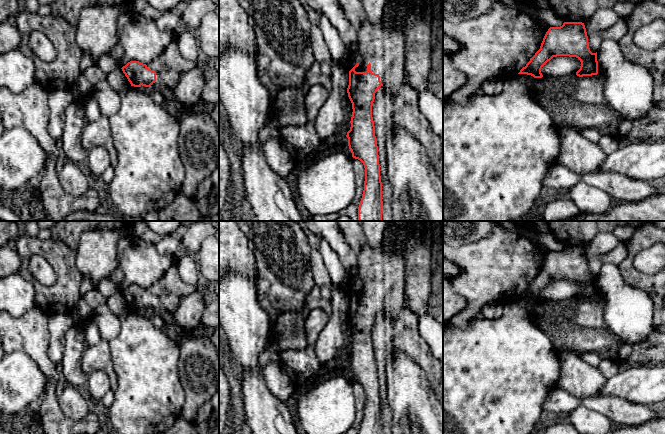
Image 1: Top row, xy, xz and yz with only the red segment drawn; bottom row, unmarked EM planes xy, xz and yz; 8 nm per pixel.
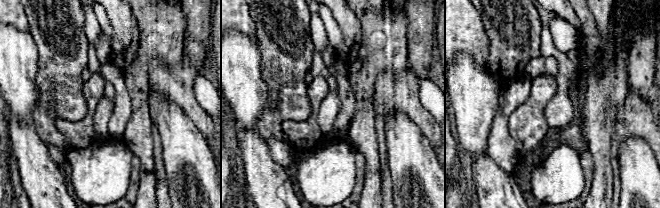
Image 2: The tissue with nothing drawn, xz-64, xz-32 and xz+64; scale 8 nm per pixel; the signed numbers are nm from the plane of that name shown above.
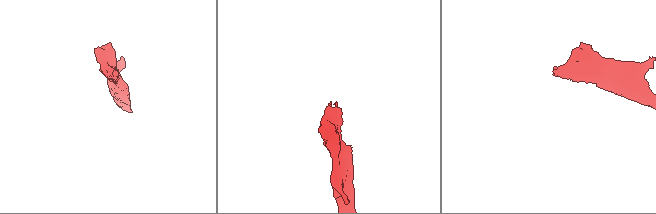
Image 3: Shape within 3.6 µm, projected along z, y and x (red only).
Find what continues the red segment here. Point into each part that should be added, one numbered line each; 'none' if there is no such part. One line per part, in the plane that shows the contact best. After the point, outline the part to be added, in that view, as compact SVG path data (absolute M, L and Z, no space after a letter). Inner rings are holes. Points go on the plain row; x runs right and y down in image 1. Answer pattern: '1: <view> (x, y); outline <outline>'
1: xz (383, 271); outline M362 221L337 222L358 258L351 293L358 287L355 295L366 296L370 287L372 297L380 300L380 305L394 322L405 301L405 252L392 252L384 245L379 249L372 248L365 237Z

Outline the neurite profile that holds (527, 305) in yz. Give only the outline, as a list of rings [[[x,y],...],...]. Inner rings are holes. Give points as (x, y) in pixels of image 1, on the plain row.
[[[518,298],[514,303],[521,310],[529,314],[540,302],[534,302],[533,300],[527,298]]]

